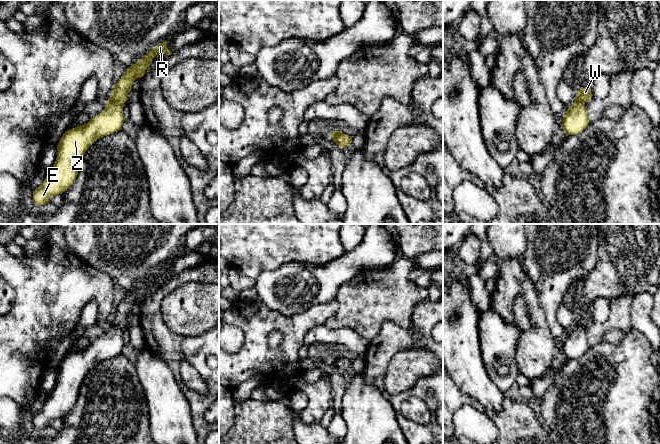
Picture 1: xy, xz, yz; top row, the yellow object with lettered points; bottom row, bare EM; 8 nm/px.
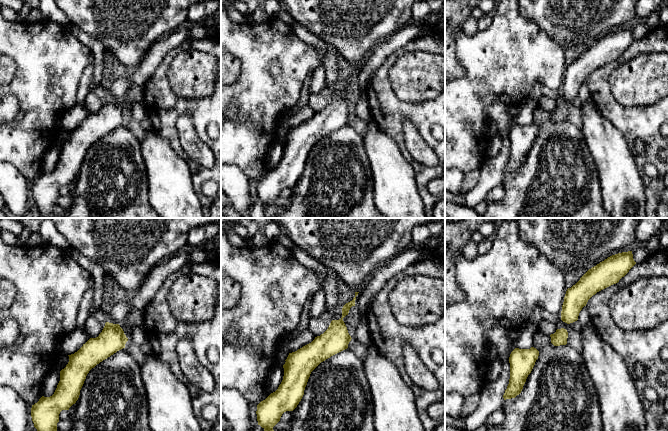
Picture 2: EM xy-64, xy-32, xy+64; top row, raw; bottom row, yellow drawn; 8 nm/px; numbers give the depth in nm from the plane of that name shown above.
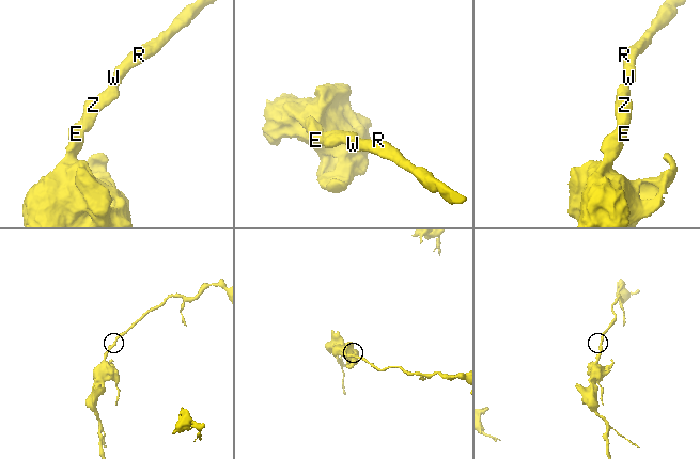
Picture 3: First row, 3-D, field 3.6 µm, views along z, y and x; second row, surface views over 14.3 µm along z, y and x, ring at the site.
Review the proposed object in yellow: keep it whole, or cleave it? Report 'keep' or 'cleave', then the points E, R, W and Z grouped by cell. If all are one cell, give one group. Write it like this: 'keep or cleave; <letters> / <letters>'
keep; E R W Z

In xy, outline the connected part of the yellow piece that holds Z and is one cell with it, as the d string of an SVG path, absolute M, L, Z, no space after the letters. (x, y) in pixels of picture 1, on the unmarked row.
M166 265L154 270L142 283L125 294L114 309L104 334L85 349L67 354L61 361L55 388L43 407L33 415L34 429L49 427L49 423L65 416L75 405L81 384L87 373L97 364L122 353L125 344L123 328L132 313L133 306L144 300L152 283L158 278L172 278Z

